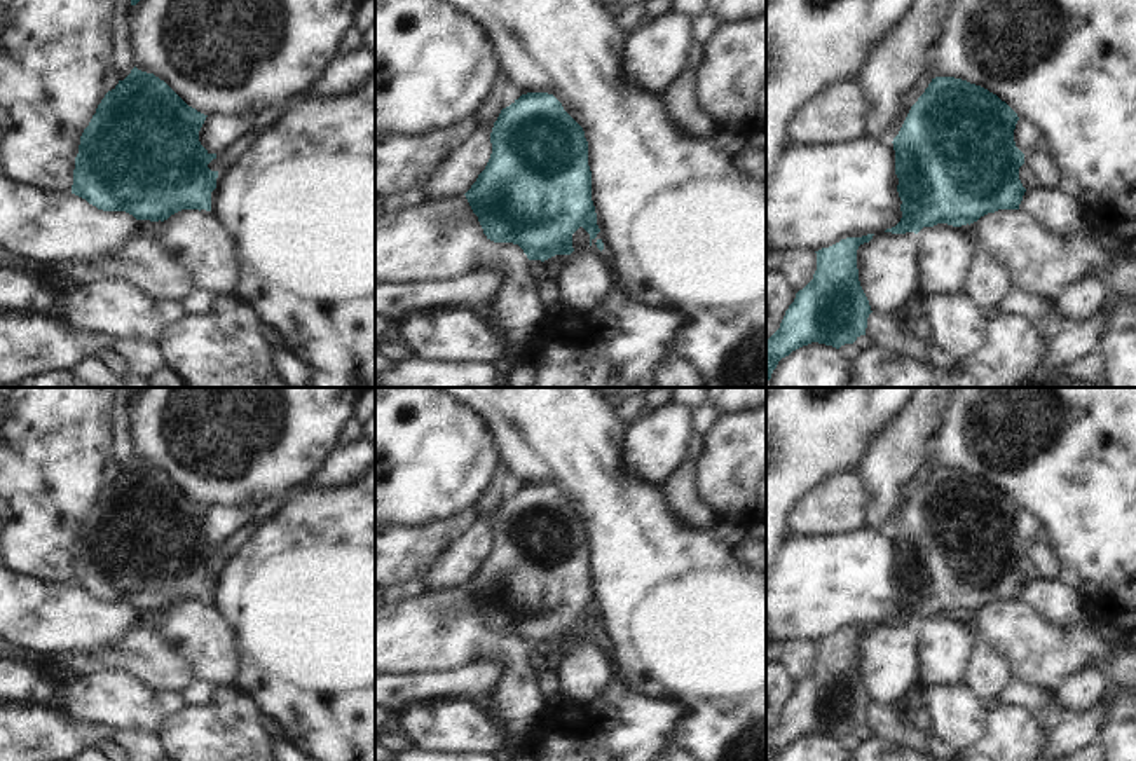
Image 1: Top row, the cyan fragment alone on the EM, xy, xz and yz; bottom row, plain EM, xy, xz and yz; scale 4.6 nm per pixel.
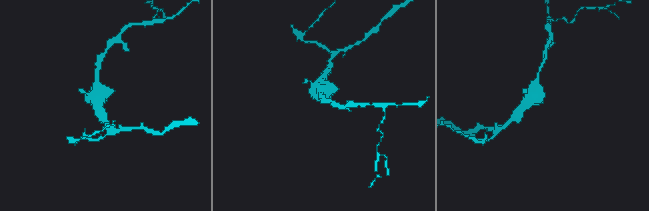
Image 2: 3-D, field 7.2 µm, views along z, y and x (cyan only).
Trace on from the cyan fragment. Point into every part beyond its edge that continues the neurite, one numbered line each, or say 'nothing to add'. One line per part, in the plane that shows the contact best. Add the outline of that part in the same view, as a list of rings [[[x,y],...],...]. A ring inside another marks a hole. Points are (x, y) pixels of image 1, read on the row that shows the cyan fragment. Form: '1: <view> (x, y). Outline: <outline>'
1: xz (606, 255). Outline: [[[599,232],[595,239],[592,239],[592,250],[606,262],[611,272],[612,285],[616,283],[616,269],[614,269],[614,257],[611,255],[609,248],[606,246],[602,234]]]

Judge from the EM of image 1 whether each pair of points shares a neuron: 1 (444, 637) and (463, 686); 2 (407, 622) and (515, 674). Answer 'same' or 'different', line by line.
1: different
2: same

